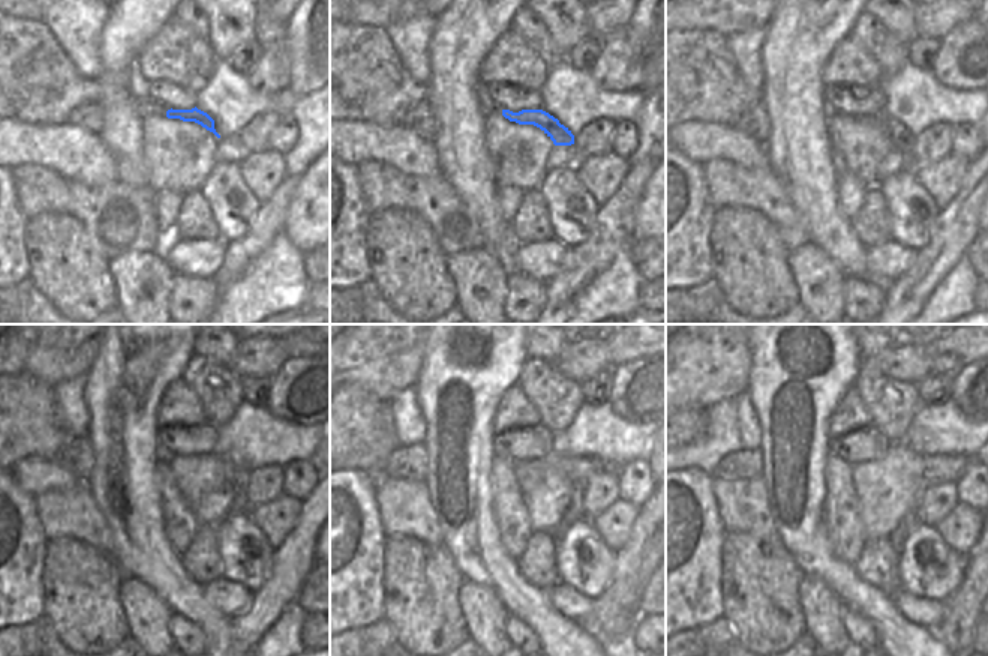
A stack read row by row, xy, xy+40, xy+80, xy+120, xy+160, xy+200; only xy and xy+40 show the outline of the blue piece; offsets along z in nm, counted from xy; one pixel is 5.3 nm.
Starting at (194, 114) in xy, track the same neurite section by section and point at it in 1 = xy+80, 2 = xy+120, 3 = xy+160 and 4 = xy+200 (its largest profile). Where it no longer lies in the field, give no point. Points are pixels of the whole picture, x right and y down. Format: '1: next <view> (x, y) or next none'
1: next xy+80 (900, 135)
2: next xy+120 (230, 470)
3: next xy+160 (573, 467)
4: next xy+200 (936, 469)

